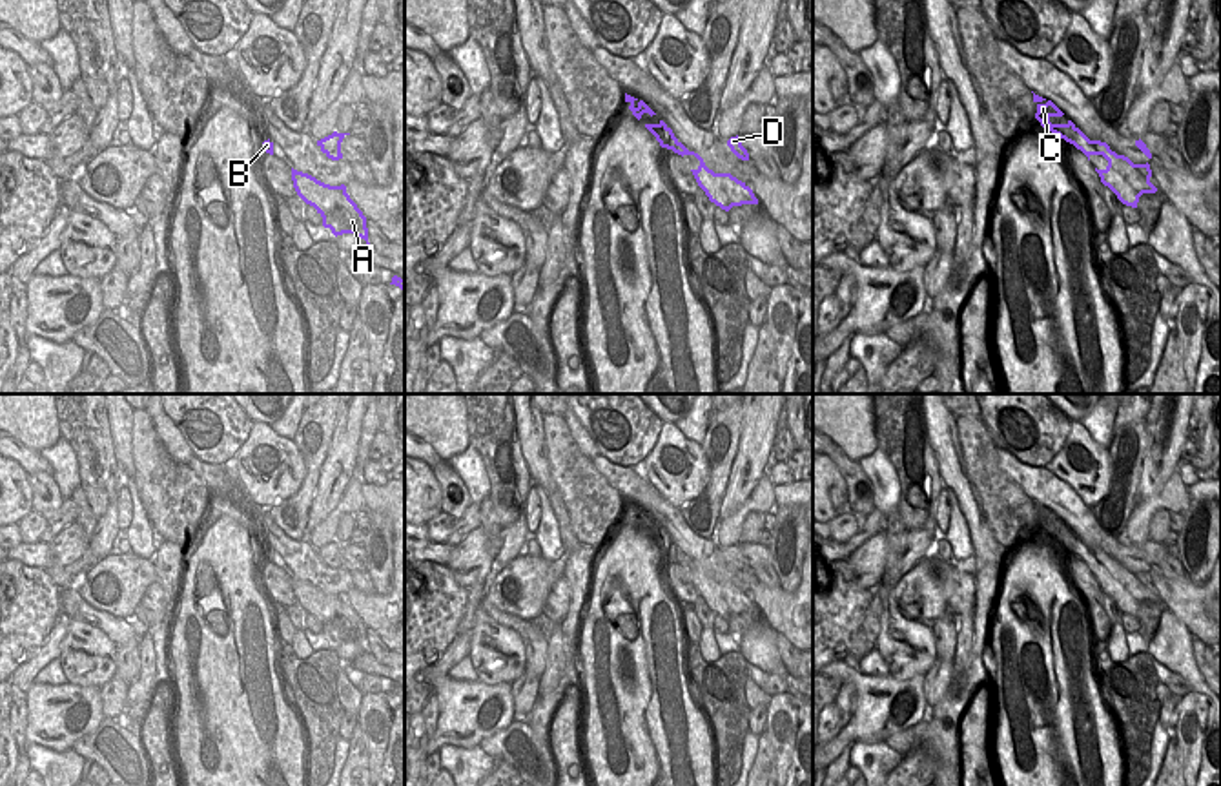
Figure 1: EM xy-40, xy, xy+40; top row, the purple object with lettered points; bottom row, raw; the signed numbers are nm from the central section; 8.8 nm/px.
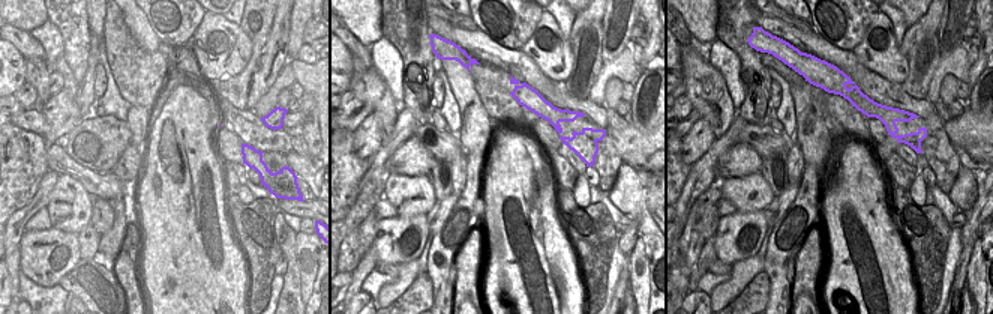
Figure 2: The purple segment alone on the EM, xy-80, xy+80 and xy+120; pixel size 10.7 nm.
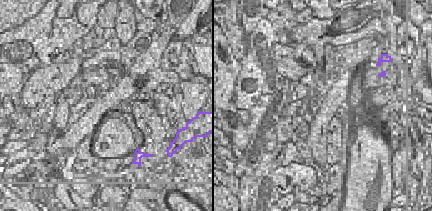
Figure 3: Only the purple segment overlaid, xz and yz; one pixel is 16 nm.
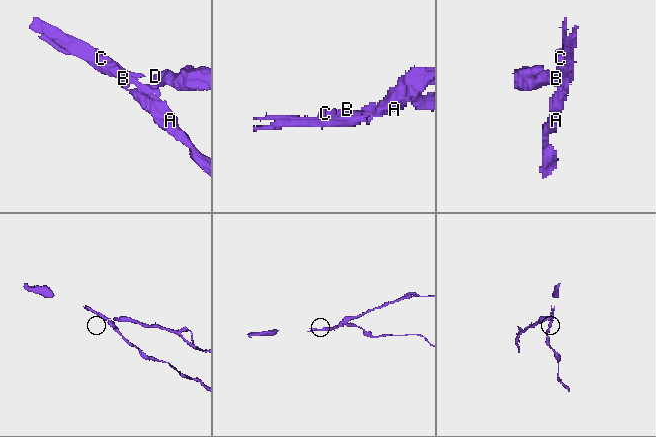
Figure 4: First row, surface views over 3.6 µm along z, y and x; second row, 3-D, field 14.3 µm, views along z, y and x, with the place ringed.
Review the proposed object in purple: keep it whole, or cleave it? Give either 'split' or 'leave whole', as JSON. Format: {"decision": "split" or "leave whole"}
{"decision": "split"}

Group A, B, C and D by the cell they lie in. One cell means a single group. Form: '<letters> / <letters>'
A / B C D

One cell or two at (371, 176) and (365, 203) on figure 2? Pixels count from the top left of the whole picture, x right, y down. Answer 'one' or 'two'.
one

